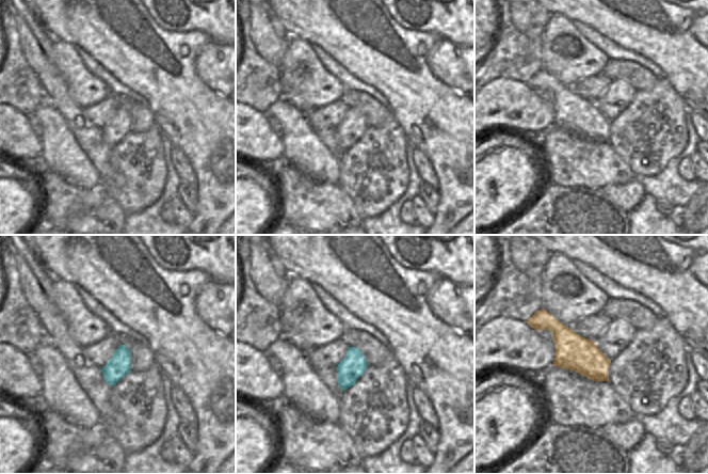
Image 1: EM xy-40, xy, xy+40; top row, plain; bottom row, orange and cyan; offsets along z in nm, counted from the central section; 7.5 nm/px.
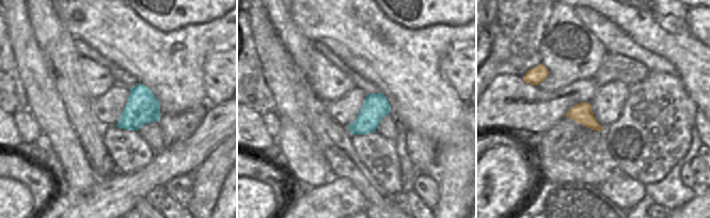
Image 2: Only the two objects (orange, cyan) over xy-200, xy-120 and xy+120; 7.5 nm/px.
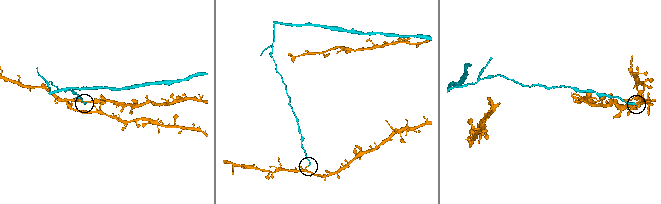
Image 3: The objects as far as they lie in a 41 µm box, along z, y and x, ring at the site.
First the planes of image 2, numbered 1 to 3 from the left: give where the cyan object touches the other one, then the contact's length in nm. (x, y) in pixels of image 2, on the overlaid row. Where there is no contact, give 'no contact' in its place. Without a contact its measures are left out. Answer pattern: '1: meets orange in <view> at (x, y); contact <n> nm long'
1: no contact
2: no contact
3: no contact

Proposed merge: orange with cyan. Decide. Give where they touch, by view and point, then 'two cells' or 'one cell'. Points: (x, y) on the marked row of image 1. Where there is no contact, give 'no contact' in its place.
no contact | two cells

